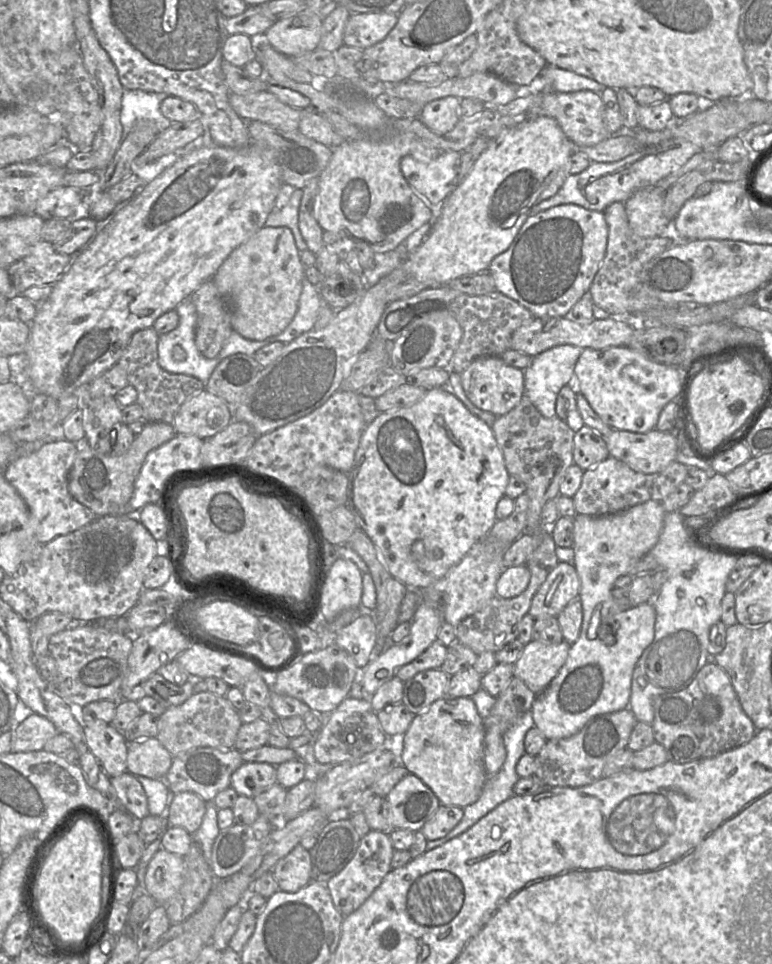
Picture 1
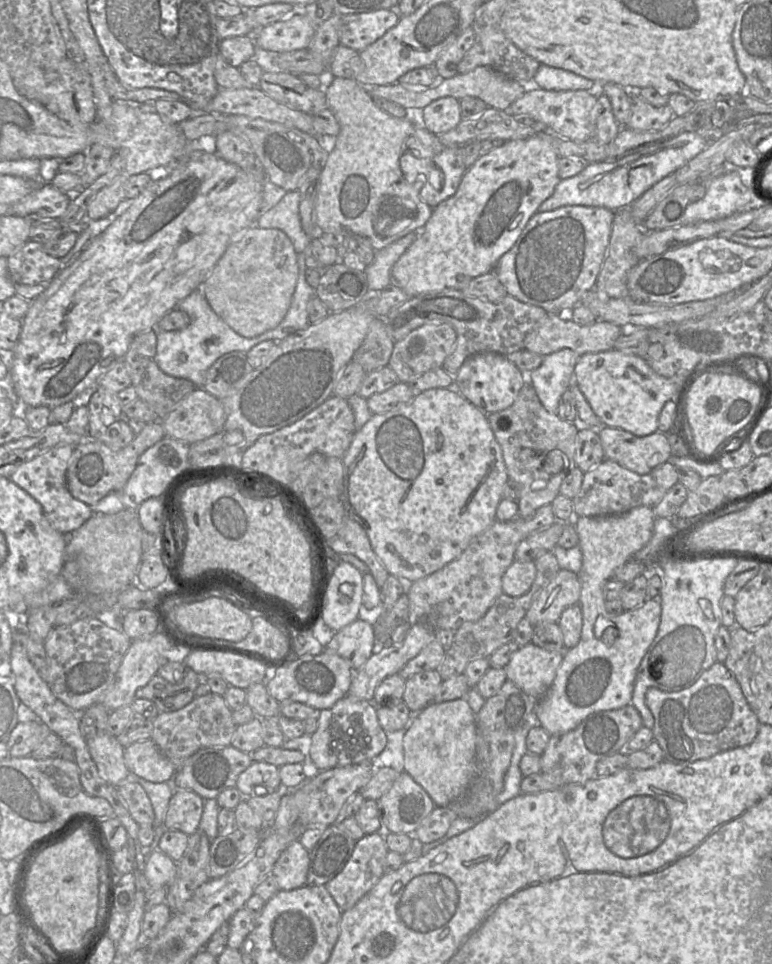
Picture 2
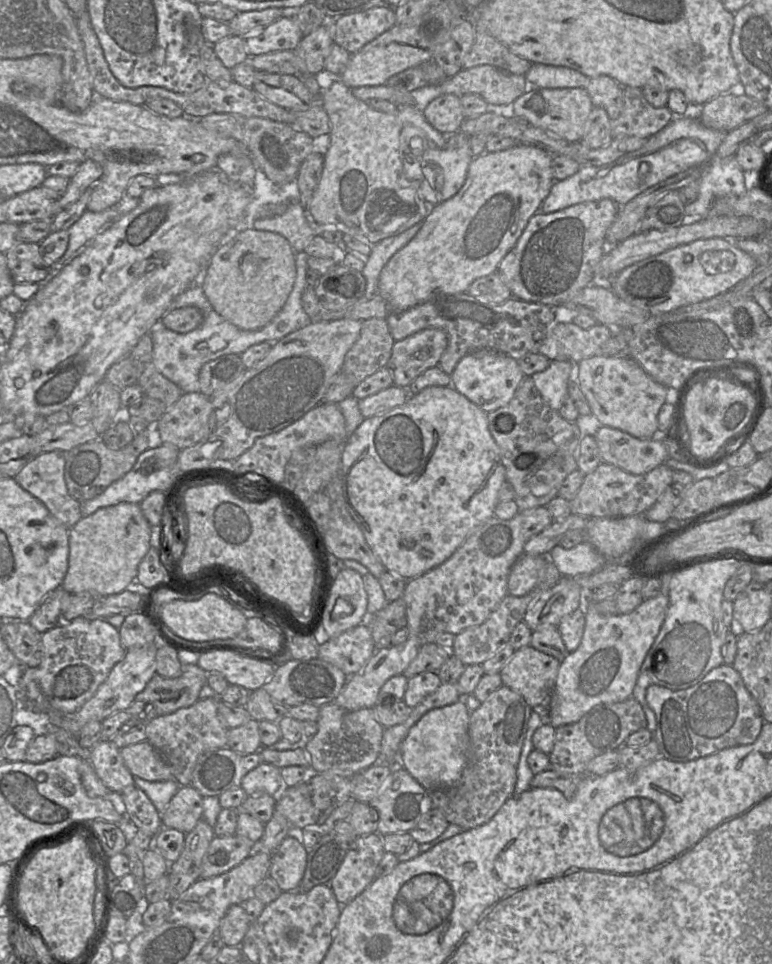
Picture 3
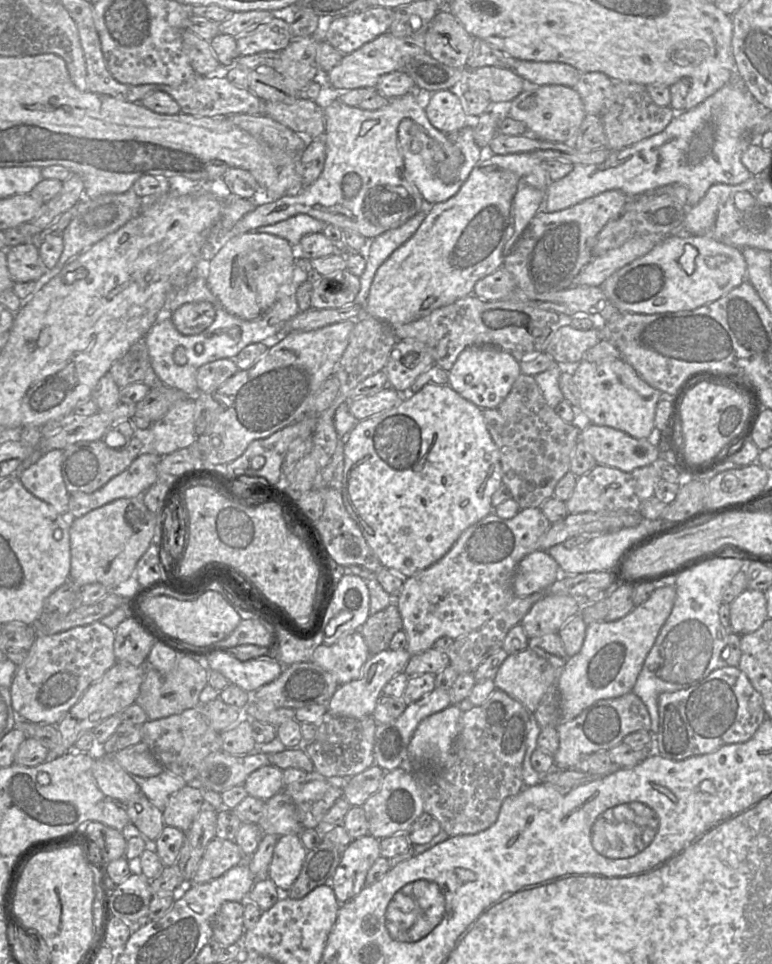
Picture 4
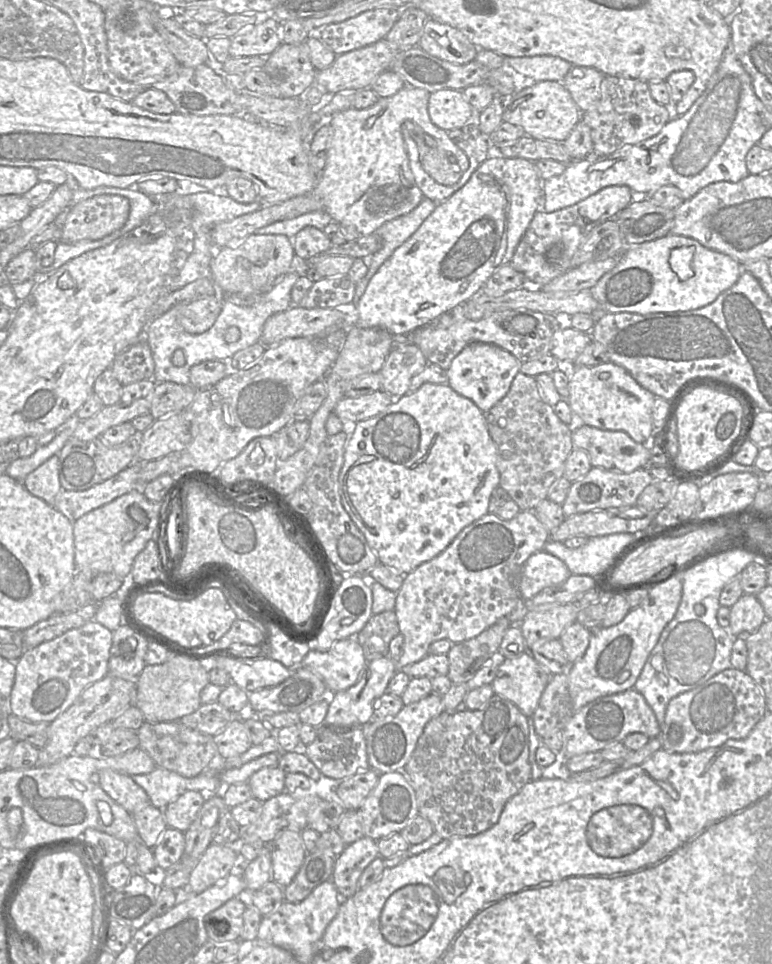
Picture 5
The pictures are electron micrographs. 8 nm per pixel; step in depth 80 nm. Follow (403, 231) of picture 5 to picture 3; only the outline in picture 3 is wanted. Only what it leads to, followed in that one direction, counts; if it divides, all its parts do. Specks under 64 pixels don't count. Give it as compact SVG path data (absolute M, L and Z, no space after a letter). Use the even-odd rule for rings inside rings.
M419 222L400 234L385 238L372 245L370 254L365 258L365 267L361 271L366 279L364 299L371 299L378 293L378 281L383 267L396 252L416 236L421 227L422 222Z

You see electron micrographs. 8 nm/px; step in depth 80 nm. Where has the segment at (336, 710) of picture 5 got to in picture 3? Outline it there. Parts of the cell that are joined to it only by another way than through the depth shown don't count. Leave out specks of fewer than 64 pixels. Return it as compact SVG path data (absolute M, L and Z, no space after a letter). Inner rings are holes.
M409 636L407 640L400 645L376 649L363 669L359 673L347 678L333 702L348 711L373 708L377 703L378 693L383 684L389 678L402 674L408 665L416 658L420 647L420 641L416 636Z

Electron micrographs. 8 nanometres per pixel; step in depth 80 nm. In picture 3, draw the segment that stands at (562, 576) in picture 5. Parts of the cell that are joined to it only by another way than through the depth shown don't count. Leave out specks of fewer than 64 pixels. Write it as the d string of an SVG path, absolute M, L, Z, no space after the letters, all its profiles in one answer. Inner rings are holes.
M523 554L512 566L508 575L508 593L521 597L531 592L543 578L548 555Z

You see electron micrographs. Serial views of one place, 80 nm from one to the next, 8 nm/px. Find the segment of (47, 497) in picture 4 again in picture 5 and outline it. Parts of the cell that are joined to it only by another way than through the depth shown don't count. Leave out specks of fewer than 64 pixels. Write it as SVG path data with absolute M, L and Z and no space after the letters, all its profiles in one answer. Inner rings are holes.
M53 455L29 473L24 479L23 485L32 495L53 506L56 496L62 490L59 480L58 455Z

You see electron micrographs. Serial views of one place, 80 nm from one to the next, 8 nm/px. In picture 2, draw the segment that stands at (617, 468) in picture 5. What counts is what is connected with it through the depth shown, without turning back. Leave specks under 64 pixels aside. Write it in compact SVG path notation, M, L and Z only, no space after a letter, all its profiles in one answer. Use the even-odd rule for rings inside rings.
M602 426L598 434L605 459L640 475L648 474L672 456L667 435L663 432L636 436L620 428Z

